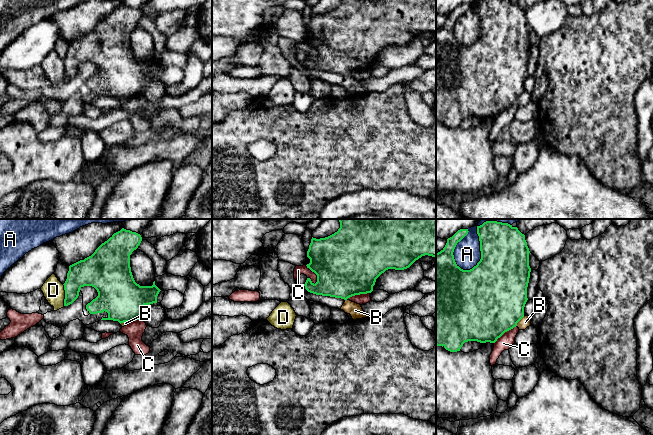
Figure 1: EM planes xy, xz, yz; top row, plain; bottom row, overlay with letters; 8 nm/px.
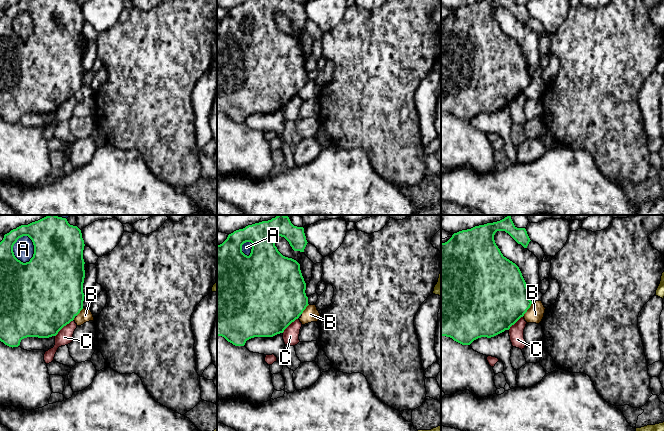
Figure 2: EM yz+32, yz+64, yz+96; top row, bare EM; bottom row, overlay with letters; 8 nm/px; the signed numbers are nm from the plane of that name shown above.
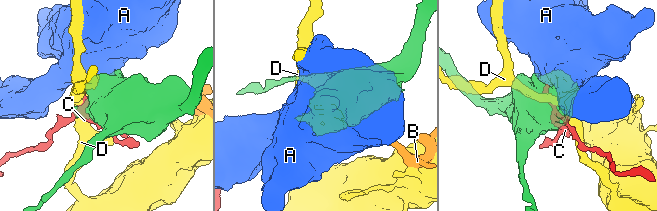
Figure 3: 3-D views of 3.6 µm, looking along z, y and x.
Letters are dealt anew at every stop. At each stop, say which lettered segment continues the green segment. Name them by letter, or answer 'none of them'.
none of them

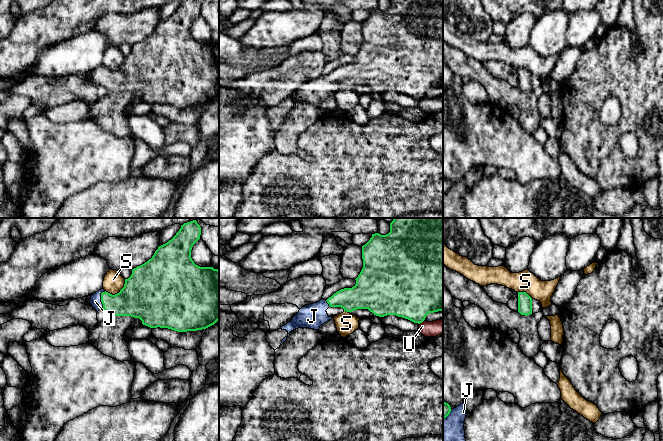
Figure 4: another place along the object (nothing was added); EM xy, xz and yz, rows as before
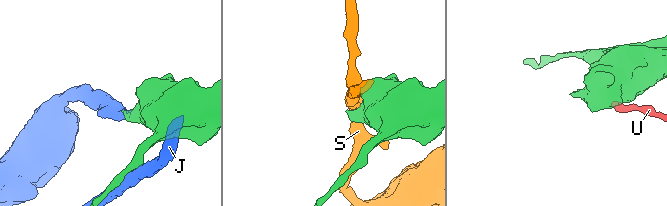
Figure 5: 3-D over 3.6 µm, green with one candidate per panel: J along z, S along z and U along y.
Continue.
J

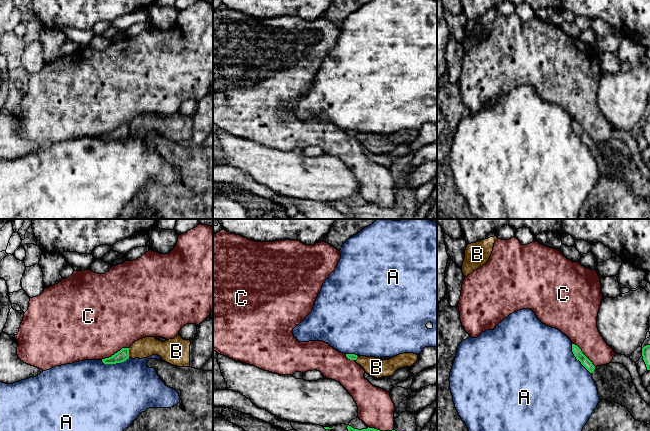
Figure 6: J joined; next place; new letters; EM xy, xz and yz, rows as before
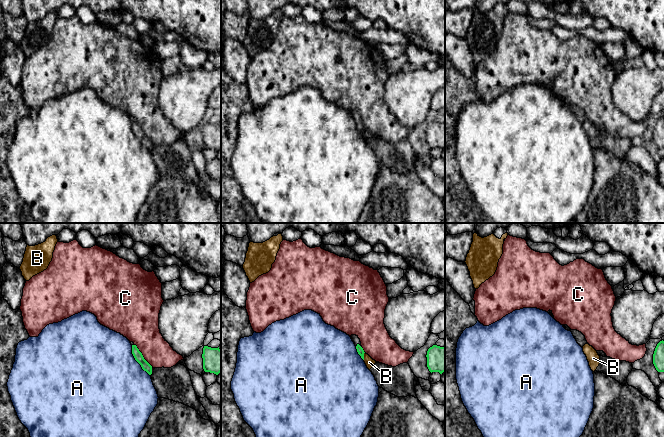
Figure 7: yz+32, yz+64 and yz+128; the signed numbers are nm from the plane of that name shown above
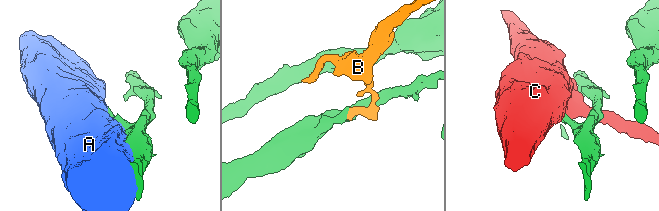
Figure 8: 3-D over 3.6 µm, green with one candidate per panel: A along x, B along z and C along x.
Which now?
none of them

